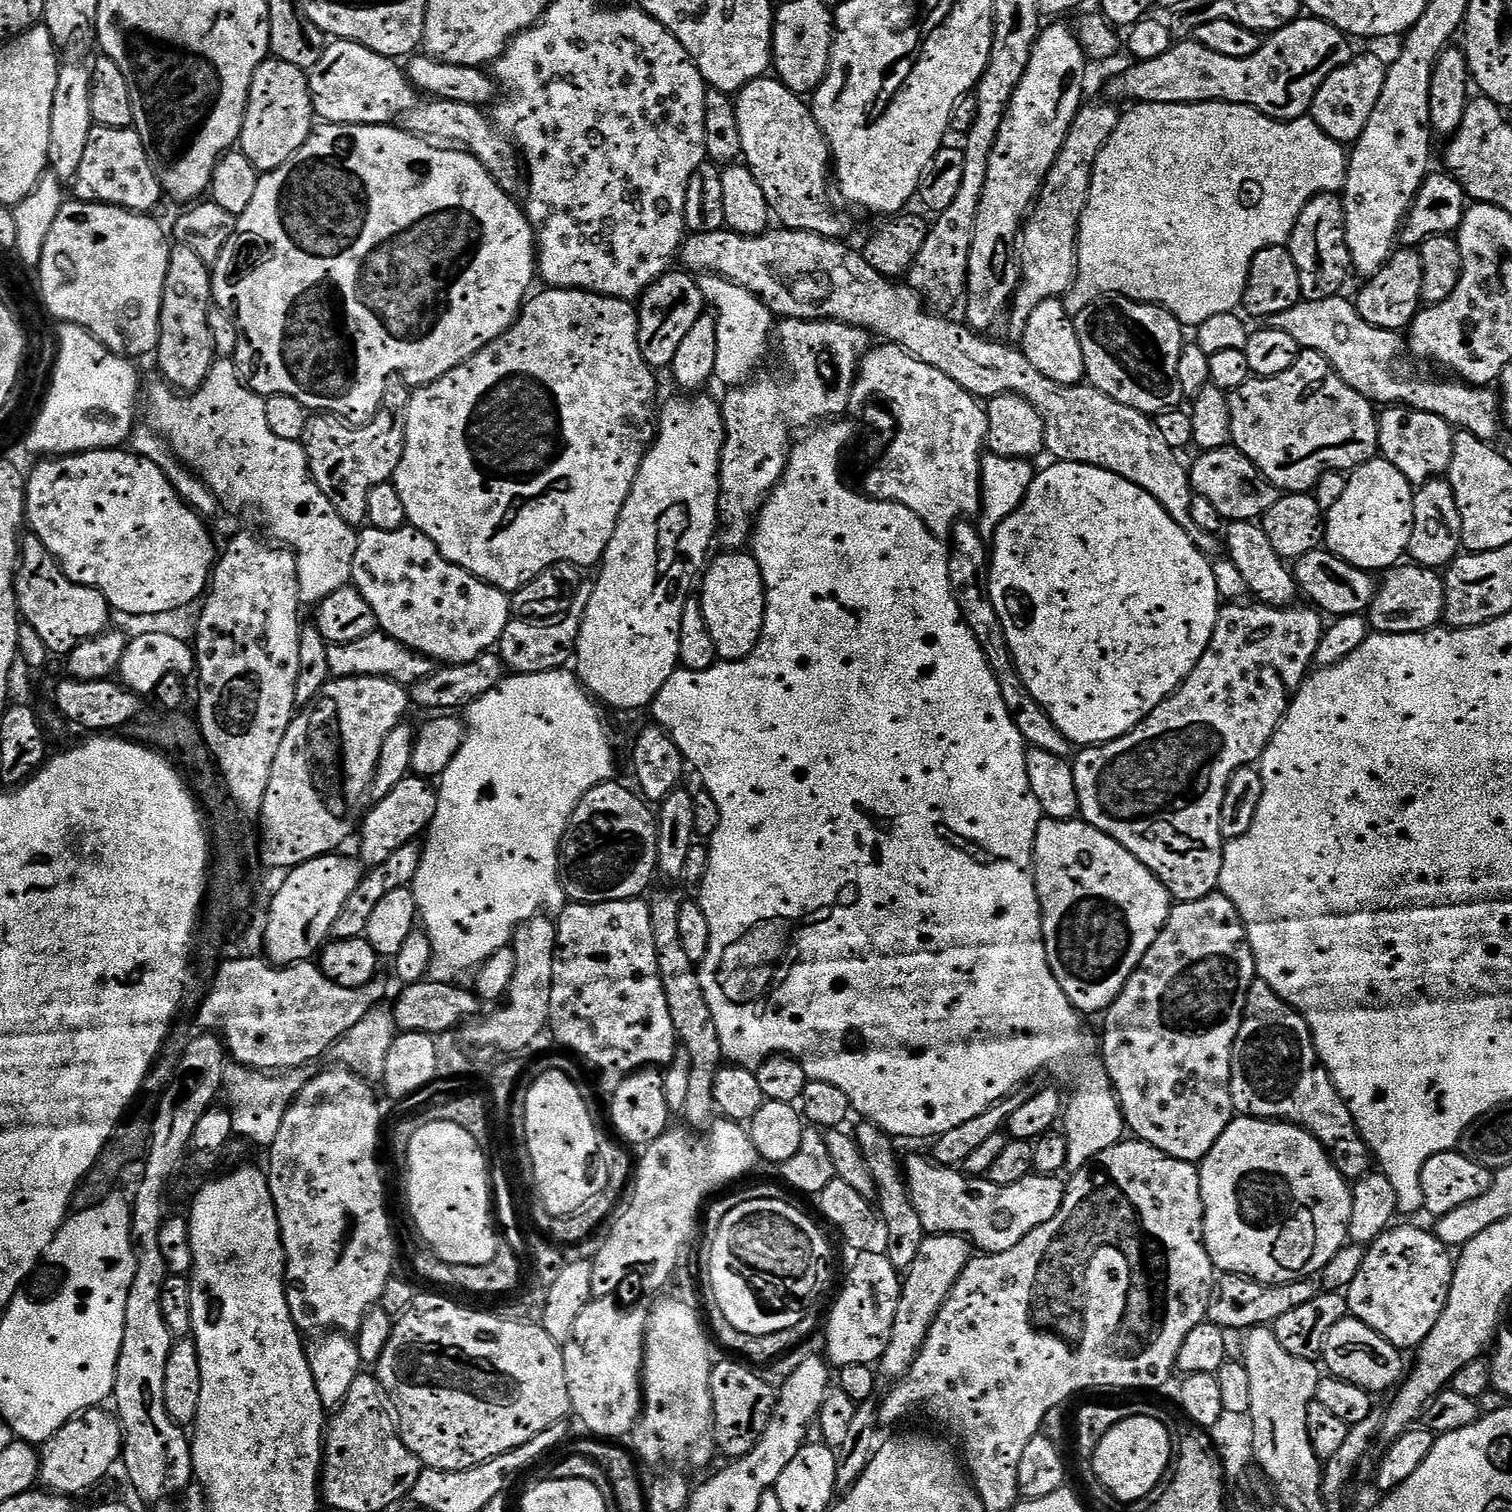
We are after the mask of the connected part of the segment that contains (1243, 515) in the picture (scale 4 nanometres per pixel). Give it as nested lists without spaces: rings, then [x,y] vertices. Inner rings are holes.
[[[1235,446],[1200,452],[1197,457],[1190,464],[1193,493],[1207,498],[1225,522],[1259,521],[1282,495],[1280,489],[1261,474],[1258,466],[1254,466],[1254,462],[1250,462],[1250,458],[1246,458],[1246,454],[1242,454]]]

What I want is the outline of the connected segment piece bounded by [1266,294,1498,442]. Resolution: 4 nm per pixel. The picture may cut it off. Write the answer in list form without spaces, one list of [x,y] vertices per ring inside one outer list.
[[[1341,294],[1339,296],[1331,296],[1330,298],[1322,298],[1321,300],[1306,300],[1301,299],[1300,303],[1293,306],[1290,310],[1286,310],[1282,314],[1277,316],[1267,317],[1266,324],[1269,328],[1277,328],[1282,330],[1286,334],[1290,334],[1290,338],[1294,338],[1294,342],[1298,342],[1298,346],[1301,350],[1306,352],[1317,352],[1322,354],[1322,358],[1326,358],[1326,362],[1330,362],[1330,366],[1334,366],[1334,370],[1342,378],[1342,382],[1346,382],[1346,386],[1350,386],[1354,390],[1358,390],[1358,394],[1362,394],[1367,400],[1372,401],[1376,406],[1403,406],[1405,408],[1413,408],[1419,412],[1425,412],[1426,414],[1438,414],[1438,418],[1442,418],[1447,424],[1452,425],[1453,429],[1461,432],[1469,432],[1474,434],[1479,440],[1487,440],[1489,442],[1495,441],[1496,436],[1496,424],[1498,428],[1498,396],[1491,387],[1477,386],[1475,384],[1465,384],[1455,378],[1444,378],[1448,380],[1431,380],[1428,376],[1411,376],[1408,372],[1403,372],[1400,369],[1400,351],[1403,353],[1406,348],[1406,340],[1400,332],[1391,332],[1385,328],[1379,328],[1378,326],[1370,326],[1370,322],[1366,322],[1358,314],[1355,303],[1351,299],[1346,298],[1347,295]]]

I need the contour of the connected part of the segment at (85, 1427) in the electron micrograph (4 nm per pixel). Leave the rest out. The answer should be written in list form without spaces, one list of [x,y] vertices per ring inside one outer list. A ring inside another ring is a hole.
[[[103,1407],[87,1408],[79,1416],[66,1422],[54,1435],[39,1449],[40,1479],[39,1483],[47,1491],[60,1493],[63,1496],[76,1498],[79,1492],[92,1488],[112,1467],[117,1467],[124,1450],[124,1432],[120,1429],[120,1421],[111,1411],[103,1412]]]

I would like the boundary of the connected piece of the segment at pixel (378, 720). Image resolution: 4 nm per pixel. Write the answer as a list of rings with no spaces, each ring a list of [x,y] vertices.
[[[355,676],[354,678],[332,678],[325,684],[324,688],[309,704],[303,705],[293,715],[290,726],[282,738],[282,746],[278,746],[278,754],[274,757],[274,766],[272,767],[272,777],[266,790],[264,805],[258,817],[258,825],[264,831],[264,841],[260,844],[260,856],[264,859],[264,864],[268,868],[284,868],[291,870],[297,868],[302,862],[313,860],[319,856],[326,856],[335,853],[348,839],[353,839],[354,829],[365,811],[366,803],[372,790],[372,779],[378,766],[378,758],[382,754],[382,742],[394,726],[398,726],[407,716],[404,716],[410,709],[410,692],[403,684],[396,684],[386,676]]]

